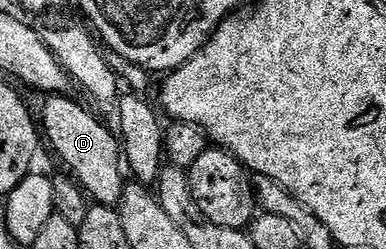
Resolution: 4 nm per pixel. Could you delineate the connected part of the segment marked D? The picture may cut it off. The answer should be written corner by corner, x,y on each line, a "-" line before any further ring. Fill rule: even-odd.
52,96
45,101
48,103
40,114
41,119
39,118
42,123
43,137
44,134
48,137
53,152
64,161
63,169
75,178
76,183
83,188
95,205
119,207
126,185
120,143
114,137
113,131
111,134
90,111
83,110
78,103
64,97
-
42,121
44,121
44,126

